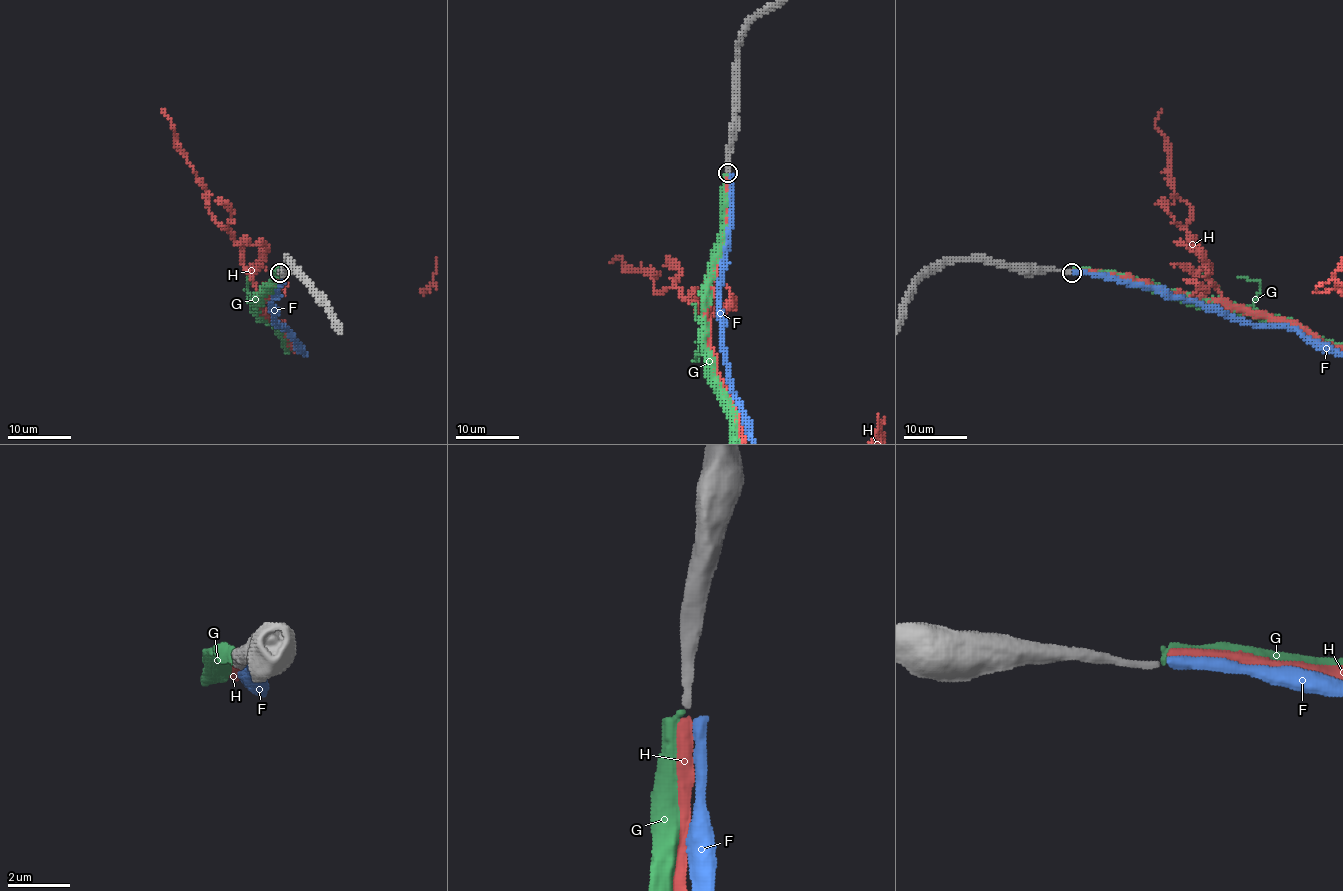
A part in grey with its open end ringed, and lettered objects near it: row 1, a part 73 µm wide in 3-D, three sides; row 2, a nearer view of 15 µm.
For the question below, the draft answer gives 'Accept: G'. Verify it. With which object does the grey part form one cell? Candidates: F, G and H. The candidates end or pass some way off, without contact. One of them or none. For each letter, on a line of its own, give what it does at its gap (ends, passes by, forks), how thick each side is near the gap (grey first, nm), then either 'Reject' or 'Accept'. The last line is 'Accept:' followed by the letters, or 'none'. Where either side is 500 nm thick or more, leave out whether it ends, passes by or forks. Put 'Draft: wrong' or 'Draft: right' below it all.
F: It ends there. Thickness 240 nm (grey) against 400 nm. Reject
G: It ends there. Thickness 240 nm (grey) against 420 nm. Reject
H: It ends there. Thickness 240 nm (grey) against 480 nm. Reject
Accept: none
Draft: wrong

